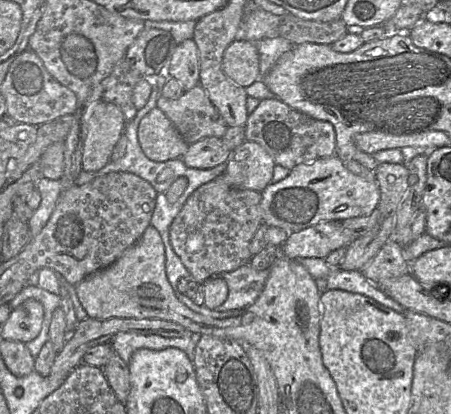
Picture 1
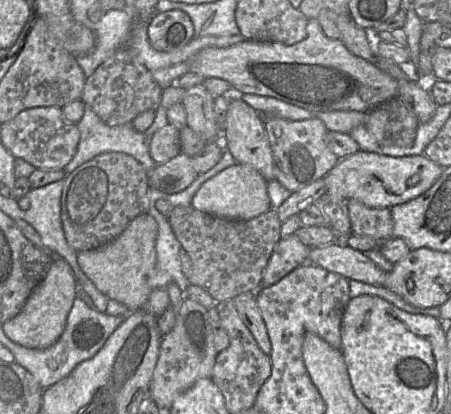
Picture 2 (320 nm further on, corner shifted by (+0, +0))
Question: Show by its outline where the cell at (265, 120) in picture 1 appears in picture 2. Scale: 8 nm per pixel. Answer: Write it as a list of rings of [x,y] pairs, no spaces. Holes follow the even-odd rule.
[[[269,116],[264,118],[264,129],[273,154],[274,179],[290,192],[324,178],[339,161],[326,143],[326,126],[315,116],[300,121]]]

